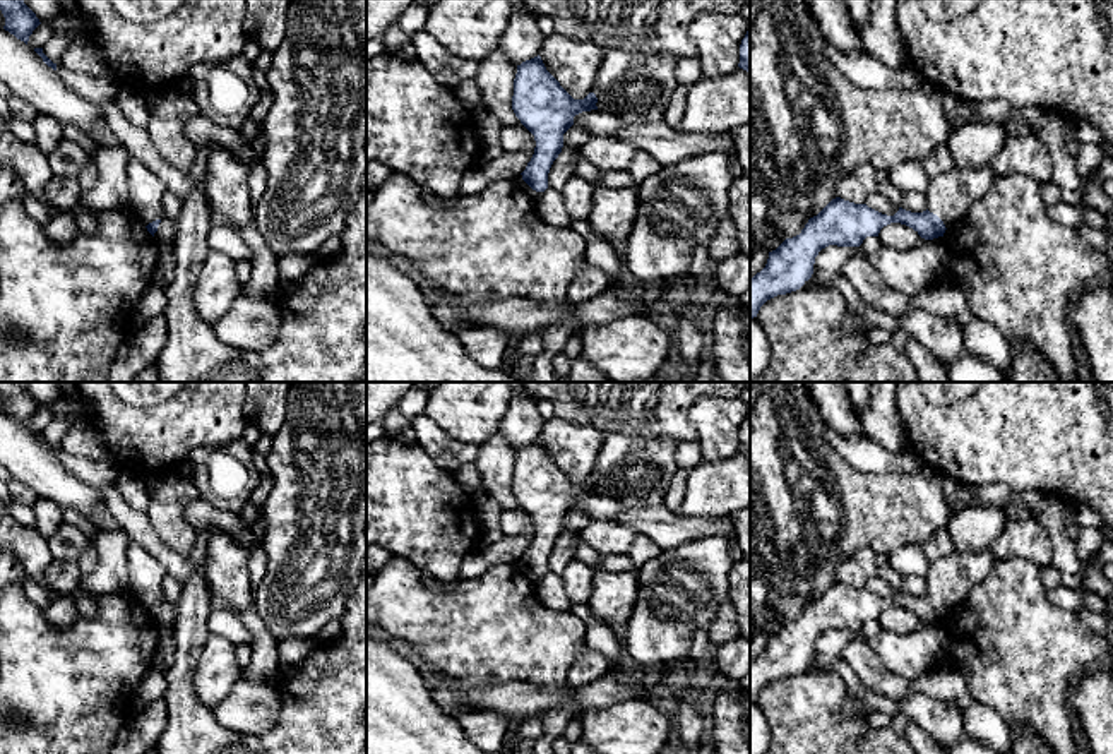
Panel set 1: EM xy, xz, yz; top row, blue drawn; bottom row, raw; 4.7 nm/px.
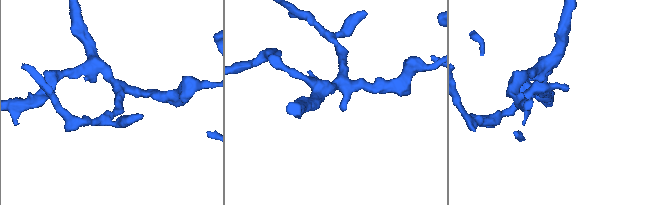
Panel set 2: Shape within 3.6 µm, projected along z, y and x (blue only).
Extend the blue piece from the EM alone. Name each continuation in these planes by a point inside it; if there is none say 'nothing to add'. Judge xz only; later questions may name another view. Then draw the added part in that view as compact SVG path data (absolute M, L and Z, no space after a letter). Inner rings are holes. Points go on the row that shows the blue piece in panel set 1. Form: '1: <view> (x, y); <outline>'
1: xz (535, 196); M519 175L515 180L519 182L521 188L527 192L529 199L531 199L534 204L538 204L538 200L541 199L543 192L533 190L533 188L522 180L522 175Z

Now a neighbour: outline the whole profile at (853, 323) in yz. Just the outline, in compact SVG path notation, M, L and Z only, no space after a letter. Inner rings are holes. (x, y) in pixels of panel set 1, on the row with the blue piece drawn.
M848 305L848 312L842 320L842 329L846 332L868 332L872 326L865 320L863 315L856 312L854 307Z

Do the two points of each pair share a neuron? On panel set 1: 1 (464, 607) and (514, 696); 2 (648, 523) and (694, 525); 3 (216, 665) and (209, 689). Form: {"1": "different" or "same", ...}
{"1": "different", "2": "same", "3": "same"}

